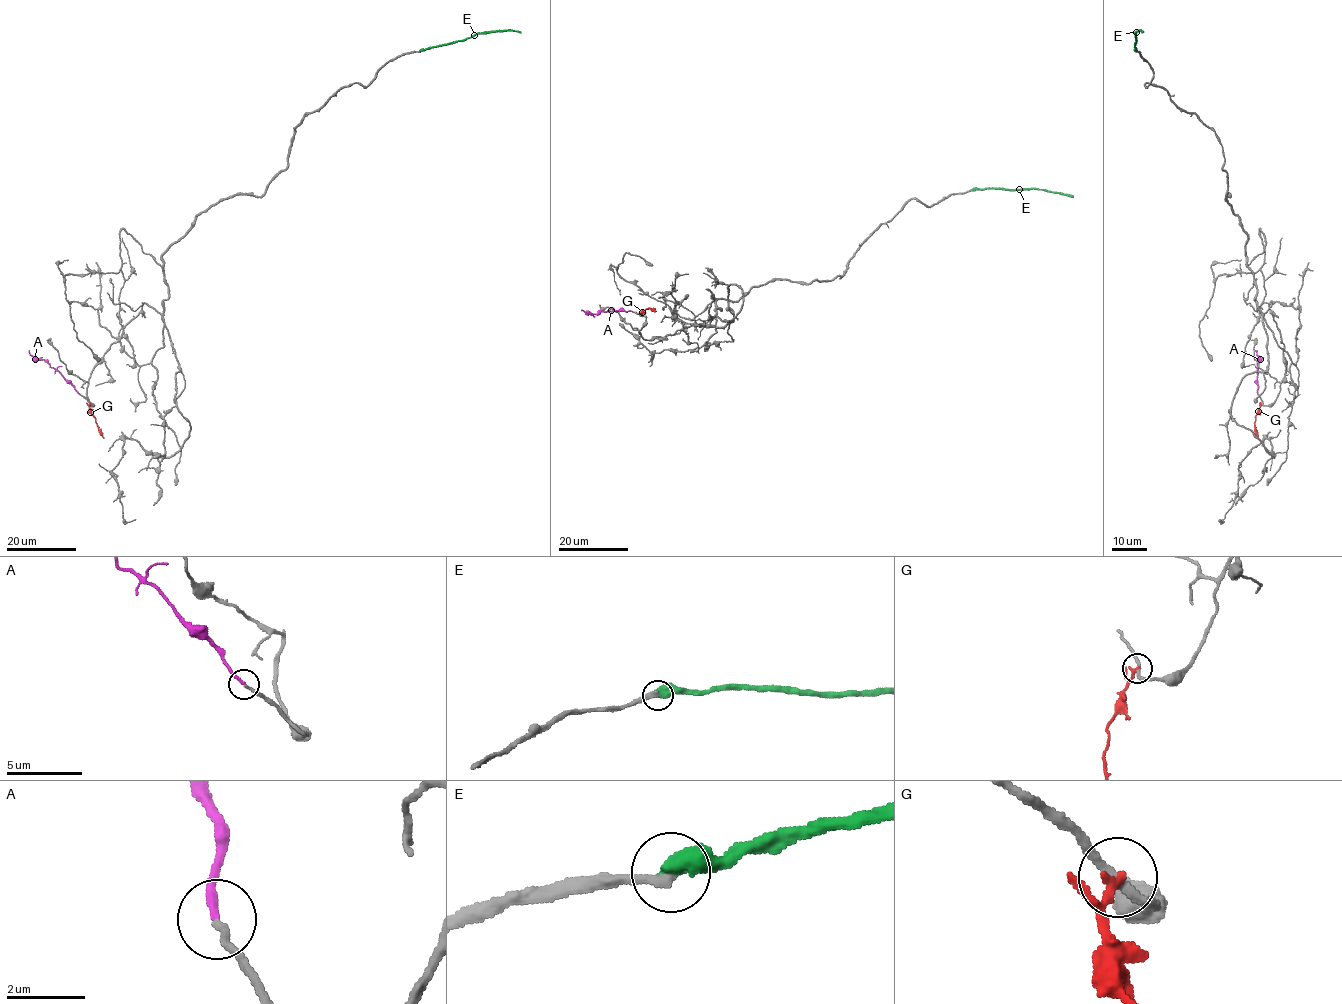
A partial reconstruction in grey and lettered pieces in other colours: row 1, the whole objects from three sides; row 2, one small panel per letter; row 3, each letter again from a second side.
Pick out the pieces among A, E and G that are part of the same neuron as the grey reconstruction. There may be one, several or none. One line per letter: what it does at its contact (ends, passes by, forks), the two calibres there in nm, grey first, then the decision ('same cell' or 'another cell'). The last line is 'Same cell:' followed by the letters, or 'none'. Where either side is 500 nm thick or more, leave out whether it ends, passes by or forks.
A: it ends there; 190 nm thick on the grey side, 190 nm on the other; same cell
E: 280 nm thick on the grey side, 600 nm on the other; another cell
G: it ends there; 240 nm thick on the grey side, 220 nm on the other; another cell
Same cell: A

